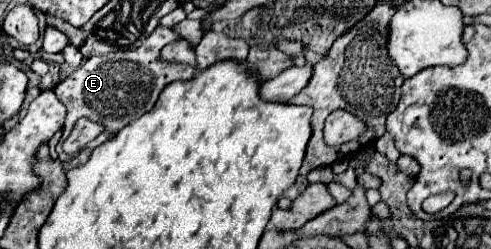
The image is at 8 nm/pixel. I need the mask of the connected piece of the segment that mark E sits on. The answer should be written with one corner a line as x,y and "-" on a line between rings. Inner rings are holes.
158,27
152,31
152,35
146,39
144,45
140,45
134,51
114,51
108,55
98,55
86,59
68,79
56,85
54,93
64,101
68,109
68,117
62,129
62,138
67,138
74,127
74,123
80,117
90,117
94,121
100,121
106,131
91,141
87,147
94,150
98,145
106,141
112,133
118,133
128,123
136,121
144,113
148,113
162,89
176,81
176,79
190,79
194,75
194,67
190,65
176,65
176,63
162,63
158,59
160,49
172,41
176,41
178,35
172,29

